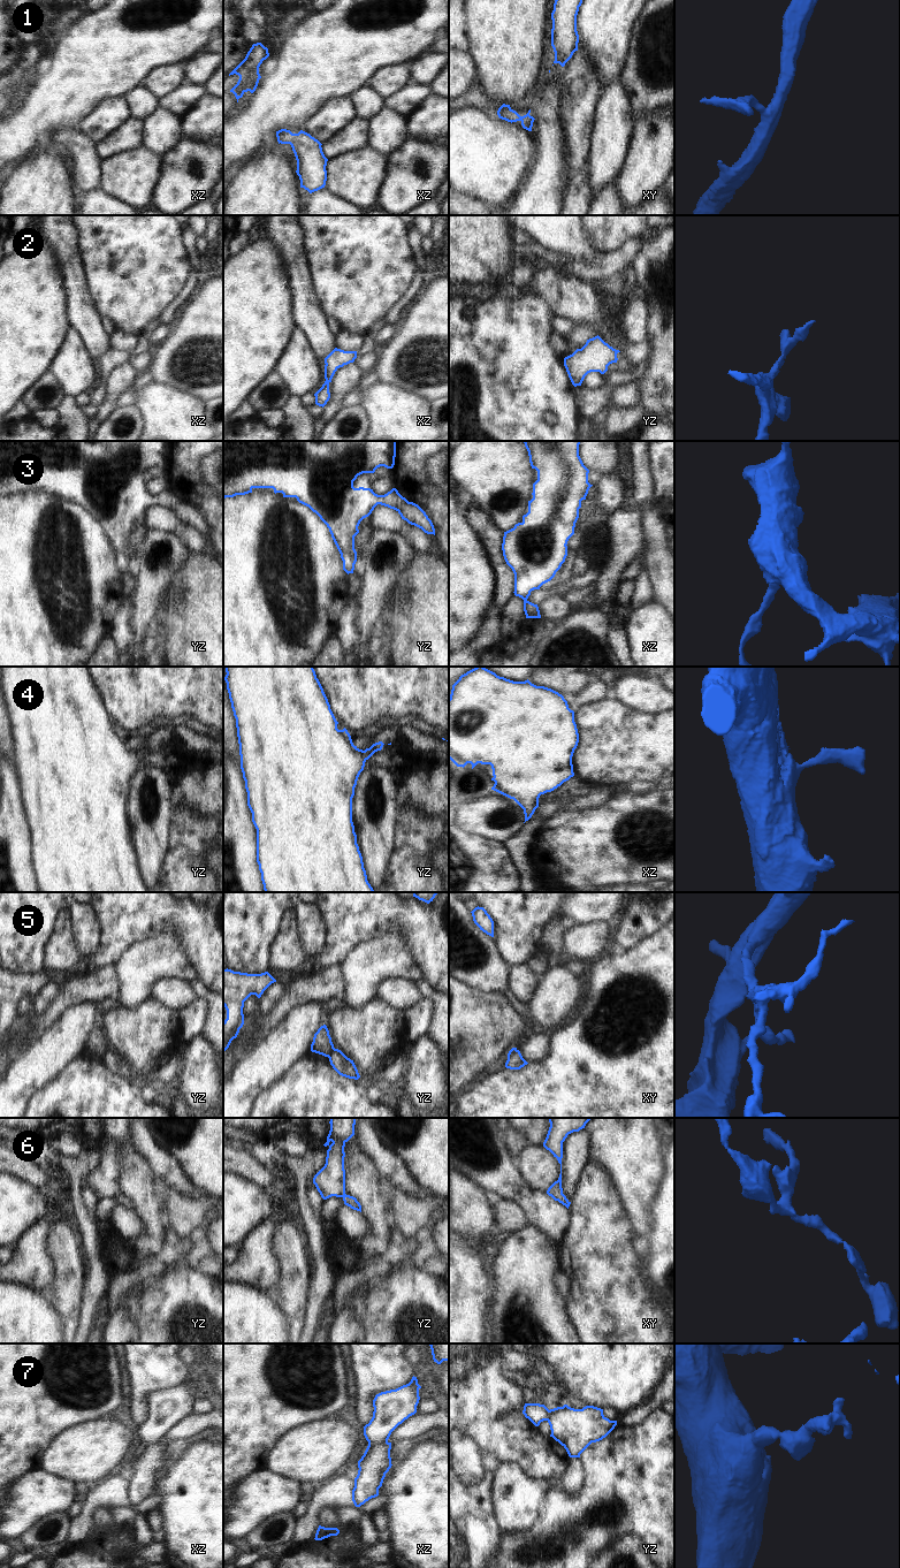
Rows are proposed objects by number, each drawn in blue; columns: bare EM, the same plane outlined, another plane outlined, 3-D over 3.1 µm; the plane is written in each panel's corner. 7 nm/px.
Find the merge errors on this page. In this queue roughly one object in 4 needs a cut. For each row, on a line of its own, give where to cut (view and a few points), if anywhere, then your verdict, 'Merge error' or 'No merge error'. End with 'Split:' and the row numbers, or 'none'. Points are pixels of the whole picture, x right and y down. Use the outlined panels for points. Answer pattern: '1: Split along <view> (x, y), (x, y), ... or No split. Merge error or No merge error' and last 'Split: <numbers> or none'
1: No split. No merge error
2: No split. No merge error
3: No split. No merge error
4: No split. No merge error
5: Split along yz (334, 1048), (328, 1057). Merge error
6: No split. No merge error
7: No split. No merge error
Split: 5.

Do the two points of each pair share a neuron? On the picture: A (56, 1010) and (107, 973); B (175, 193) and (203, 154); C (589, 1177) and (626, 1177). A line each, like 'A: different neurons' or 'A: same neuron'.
A: same neuron
B: same neuron
C: different neurons

